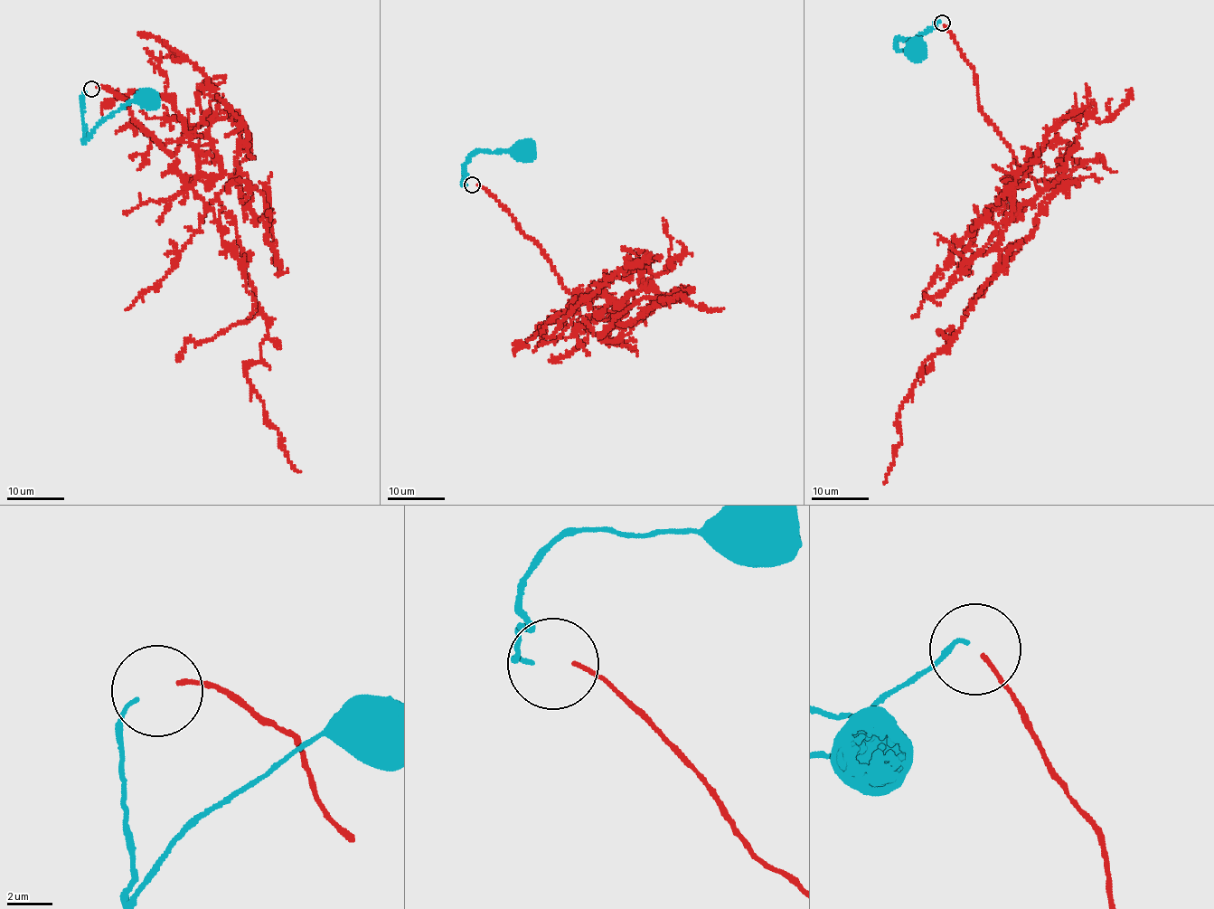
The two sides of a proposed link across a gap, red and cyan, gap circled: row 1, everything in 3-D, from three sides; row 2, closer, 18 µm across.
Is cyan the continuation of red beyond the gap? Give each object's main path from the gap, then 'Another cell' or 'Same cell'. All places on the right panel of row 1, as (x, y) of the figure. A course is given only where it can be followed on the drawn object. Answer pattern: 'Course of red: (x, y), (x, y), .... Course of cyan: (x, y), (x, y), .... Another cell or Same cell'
Course of red: (943, 24), (1014, 158), (1031, 177), (1077, 184), (1049, 194), (1033, 233), (924, 362), (885, 484). Course of cyan: (940, 22), (916, 39), (908, 49), (897, 51), (896, 39), (913, 41), (915, 46). Same cell

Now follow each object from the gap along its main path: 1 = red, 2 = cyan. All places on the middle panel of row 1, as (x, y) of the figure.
1: (476, 184), (539, 245), (601, 338), (621, 337), (673, 289), (663, 299), (723, 309)
2: (467, 184), (463, 184), (467, 157), (477, 151), (522, 149)

